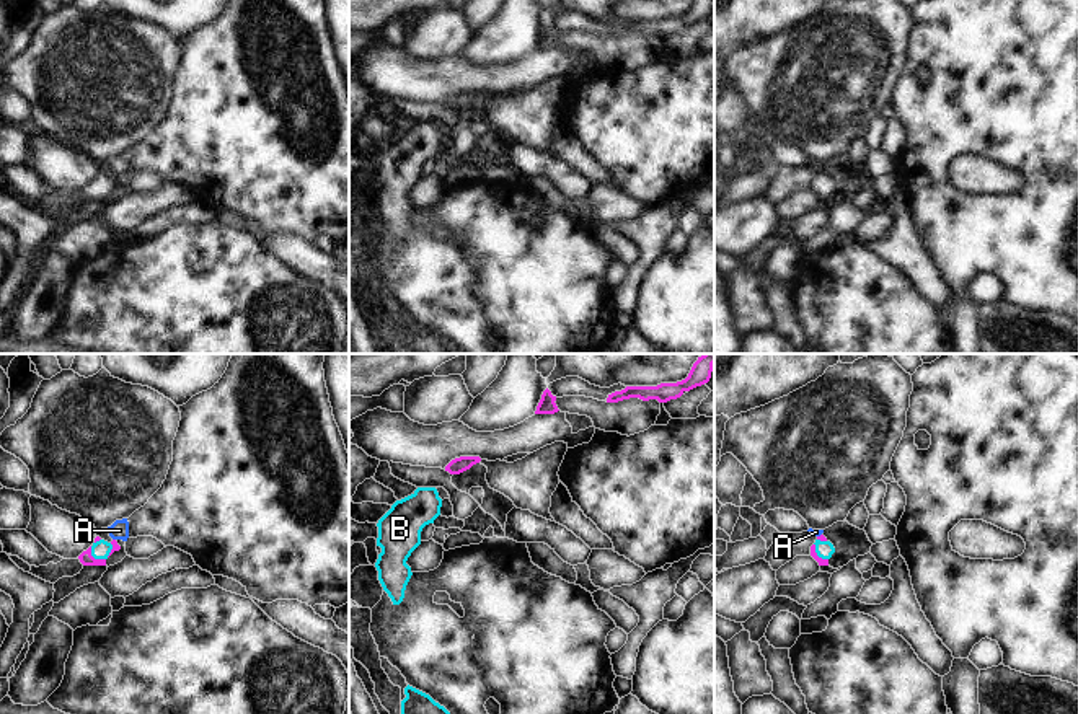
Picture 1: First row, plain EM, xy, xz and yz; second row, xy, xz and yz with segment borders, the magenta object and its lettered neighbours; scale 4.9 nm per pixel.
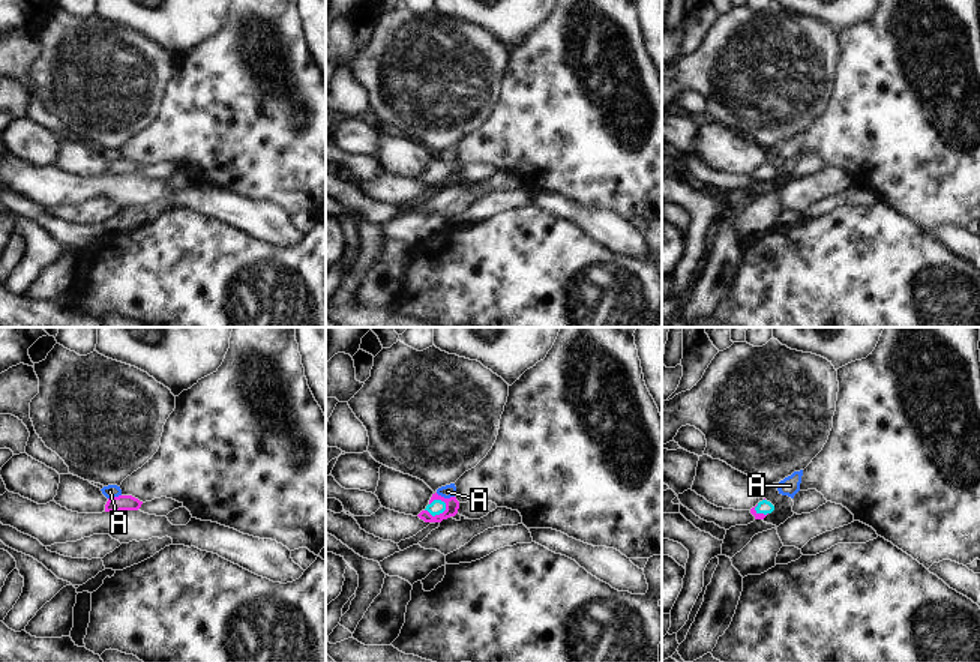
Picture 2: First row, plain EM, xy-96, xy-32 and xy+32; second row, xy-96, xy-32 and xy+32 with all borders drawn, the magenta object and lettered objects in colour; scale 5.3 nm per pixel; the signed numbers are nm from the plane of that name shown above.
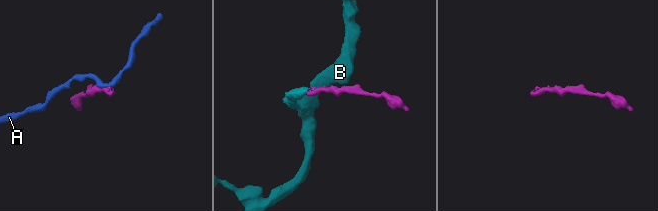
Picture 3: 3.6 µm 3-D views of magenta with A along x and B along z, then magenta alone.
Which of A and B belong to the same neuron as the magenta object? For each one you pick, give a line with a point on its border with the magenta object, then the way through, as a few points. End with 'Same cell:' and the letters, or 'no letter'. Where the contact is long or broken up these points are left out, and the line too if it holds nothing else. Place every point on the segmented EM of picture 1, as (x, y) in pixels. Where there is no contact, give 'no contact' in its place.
B: xy (103, 559) | across xy (85, 558), (103, 559), (100, 550)
Same cell: B

